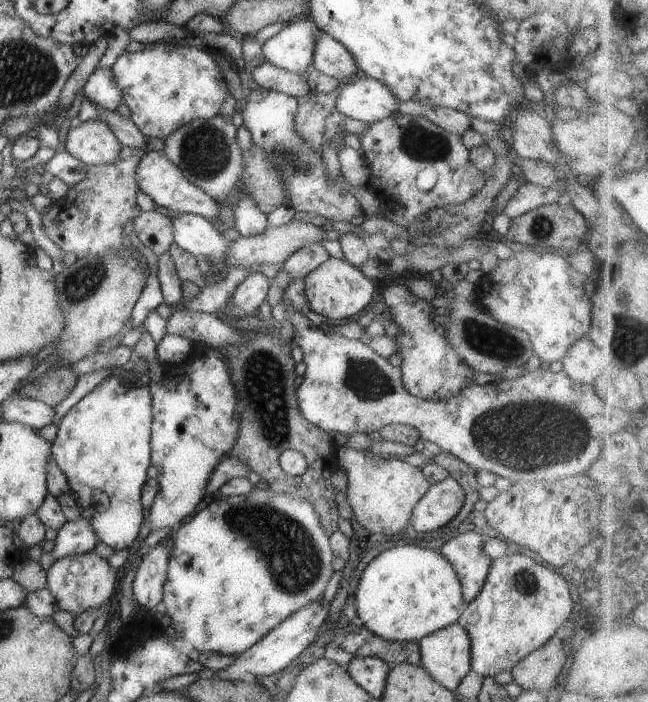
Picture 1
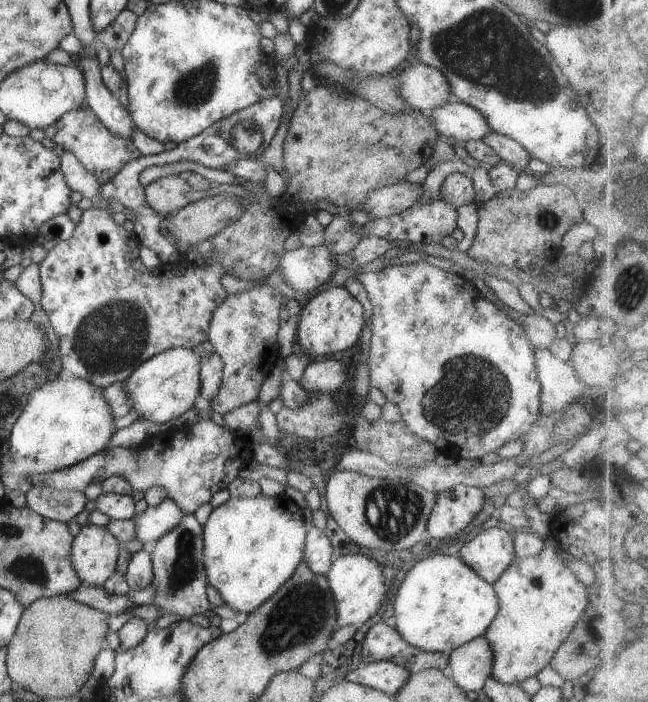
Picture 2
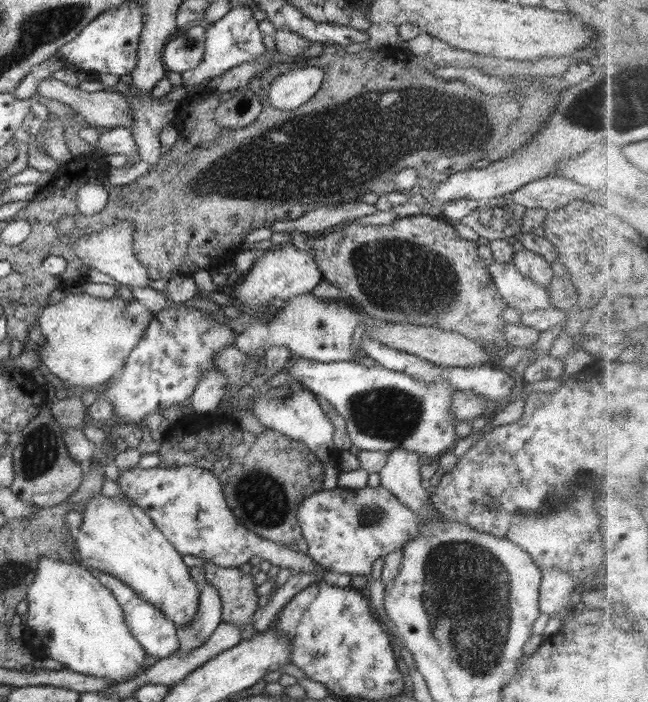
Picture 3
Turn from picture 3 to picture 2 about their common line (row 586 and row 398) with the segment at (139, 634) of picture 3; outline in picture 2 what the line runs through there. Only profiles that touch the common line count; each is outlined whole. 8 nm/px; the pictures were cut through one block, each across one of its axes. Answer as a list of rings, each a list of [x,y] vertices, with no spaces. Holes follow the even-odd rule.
[[[124,381],[102,389],[102,394],[104,394],[104,398],[106,398],[106,402],[108,402],[110,410],[112,410],[112,418],[114,418],[114,428],[116,428],[116,431],[140,420],[140,414],[136,414],[136,410],[132,408],[130,398],[126,394]]]

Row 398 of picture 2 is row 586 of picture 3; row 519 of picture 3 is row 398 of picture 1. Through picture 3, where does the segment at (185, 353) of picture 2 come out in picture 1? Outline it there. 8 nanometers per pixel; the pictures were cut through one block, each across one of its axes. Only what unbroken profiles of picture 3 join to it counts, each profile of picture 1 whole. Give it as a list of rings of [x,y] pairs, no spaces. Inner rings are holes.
[[[116,374],[104,379],[74,405],[57,424],[58,434],[52,444],[52,457],[64,476],[80,506],[82,518],[86,518],[100,542],[115,551],[128,549],[137,540],[145,522],[141,492],[149,479],[146,474],[151,464],[151,428],[153,421],[152,396],[148,386],[135,385],[126,388]]]

